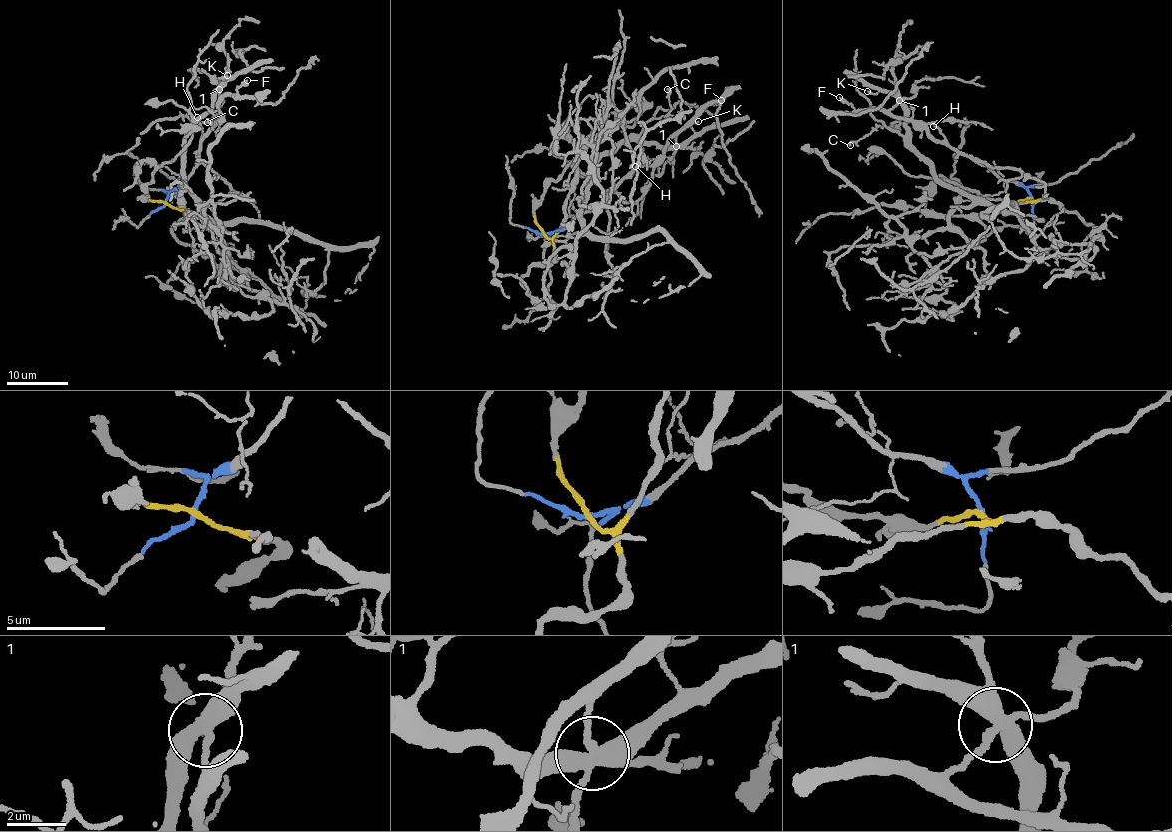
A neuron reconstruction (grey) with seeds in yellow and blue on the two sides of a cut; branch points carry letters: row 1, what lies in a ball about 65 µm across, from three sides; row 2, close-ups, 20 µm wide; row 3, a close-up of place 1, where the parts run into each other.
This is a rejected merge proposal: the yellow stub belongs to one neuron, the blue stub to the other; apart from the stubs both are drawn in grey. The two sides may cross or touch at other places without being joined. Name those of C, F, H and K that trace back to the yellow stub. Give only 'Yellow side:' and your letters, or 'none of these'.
Yellow side: C, K

